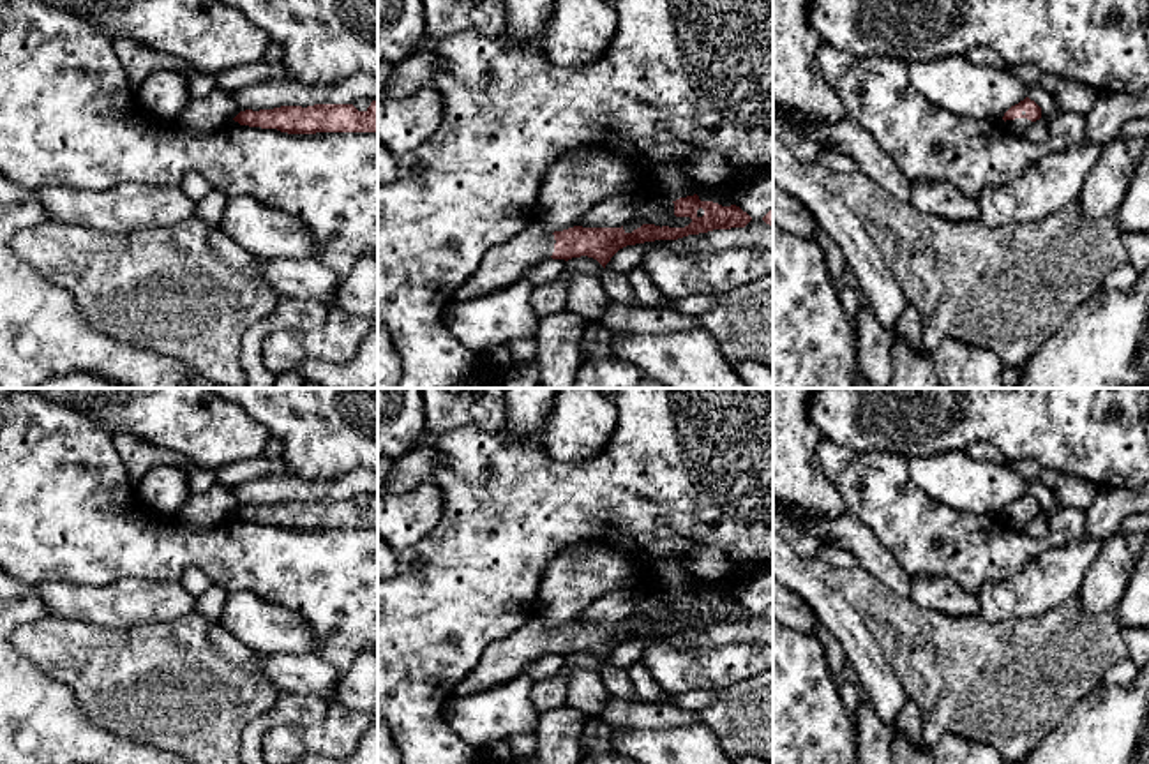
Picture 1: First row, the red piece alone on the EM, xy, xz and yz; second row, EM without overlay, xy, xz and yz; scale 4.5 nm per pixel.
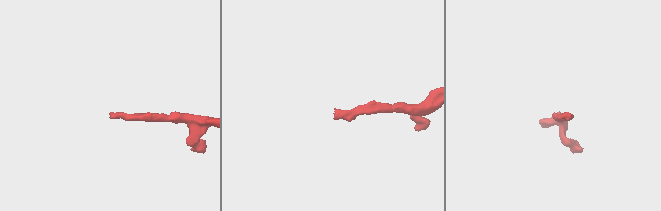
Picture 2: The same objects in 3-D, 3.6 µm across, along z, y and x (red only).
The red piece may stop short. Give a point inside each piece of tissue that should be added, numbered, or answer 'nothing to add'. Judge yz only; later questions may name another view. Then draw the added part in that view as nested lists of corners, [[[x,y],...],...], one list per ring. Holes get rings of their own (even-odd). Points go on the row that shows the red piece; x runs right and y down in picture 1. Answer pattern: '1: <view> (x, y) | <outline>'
1: yz (1017, 126) | [[[1015,118],[1015,120],[1006,120],[1006,125],[1008,125],[1015,134],[1020,134],[1020,136],[1022,136],[1024,131],[1033,125],[1033,122],[1027,120],[1027,118]]]

